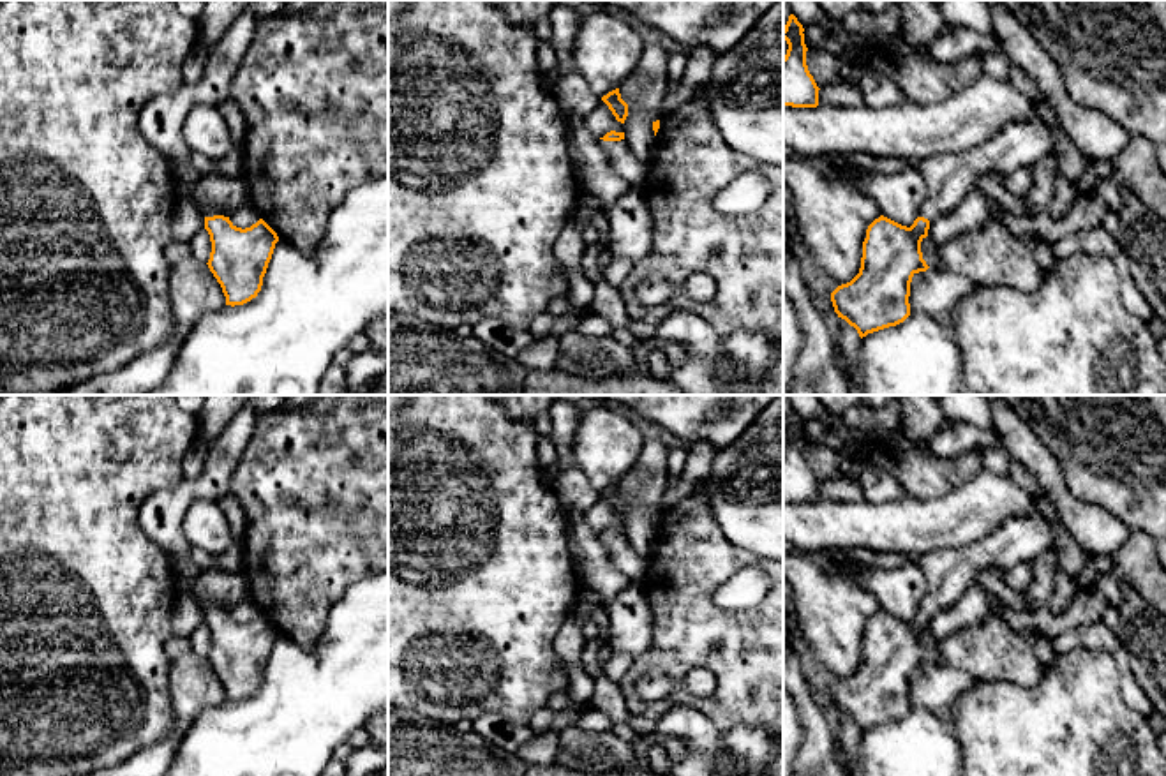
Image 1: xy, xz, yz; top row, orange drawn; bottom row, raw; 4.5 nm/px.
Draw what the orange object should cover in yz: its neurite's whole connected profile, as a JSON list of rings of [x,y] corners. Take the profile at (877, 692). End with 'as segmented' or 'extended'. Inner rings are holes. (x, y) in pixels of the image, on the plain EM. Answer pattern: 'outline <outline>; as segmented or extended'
outline [[[1011,517],[979,541],[961,548],[942,548],[924,554],[919,566],[926,577],[926,593],[921,600],[919,612],[910,623],[884,610],[868,621],[859,668],[831,688],[838,713],[854,721],[861,734],[903,718],[910,711],[908,691],[912,672],[930,663],[921,647],[921,637],[928,631],[930,617],[954,605],[977,571],[986,568],[1002,571],[1021,563],[1032,563],[1053,543],[1053,527],[1043,517]]]; extended

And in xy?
outline [[[203,600],[201,607],[212,637],[206,660],[222,683],[226,700],[243,700],[261,686],[279,631],[263,614],[250,623],[236,623],[224,600]]]; extended

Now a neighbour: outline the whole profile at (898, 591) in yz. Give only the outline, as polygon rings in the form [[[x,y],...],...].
[[[908,563],[894,570],[870,564],[848,566],[847,575],[861,582],[878,601],[880,610],[910,623],[926,593],[926,577],[919,564]]]

